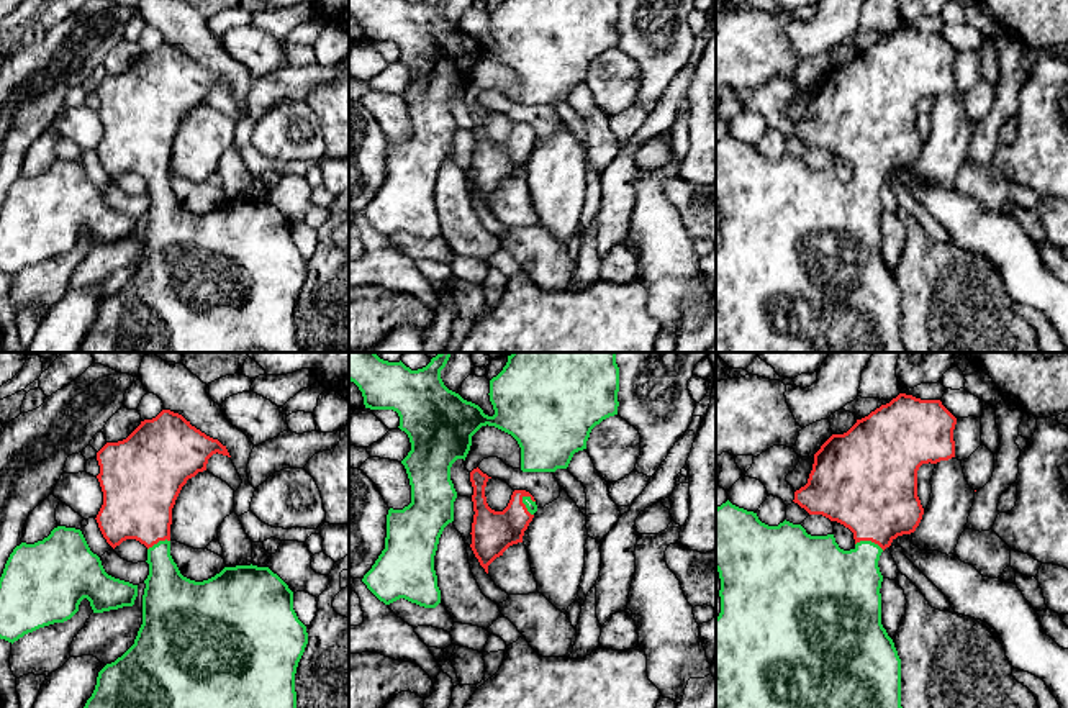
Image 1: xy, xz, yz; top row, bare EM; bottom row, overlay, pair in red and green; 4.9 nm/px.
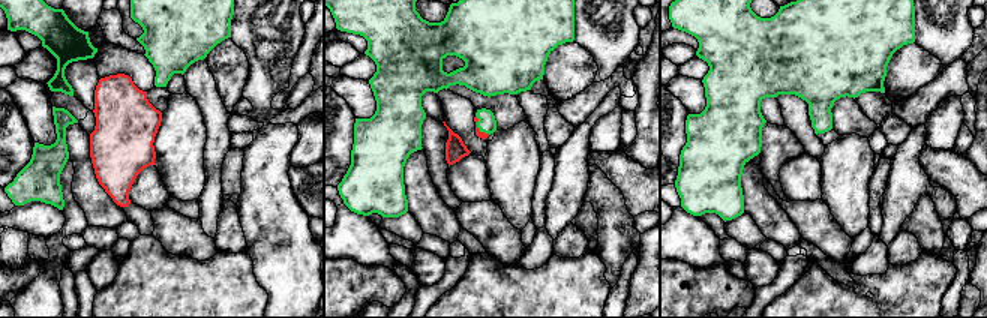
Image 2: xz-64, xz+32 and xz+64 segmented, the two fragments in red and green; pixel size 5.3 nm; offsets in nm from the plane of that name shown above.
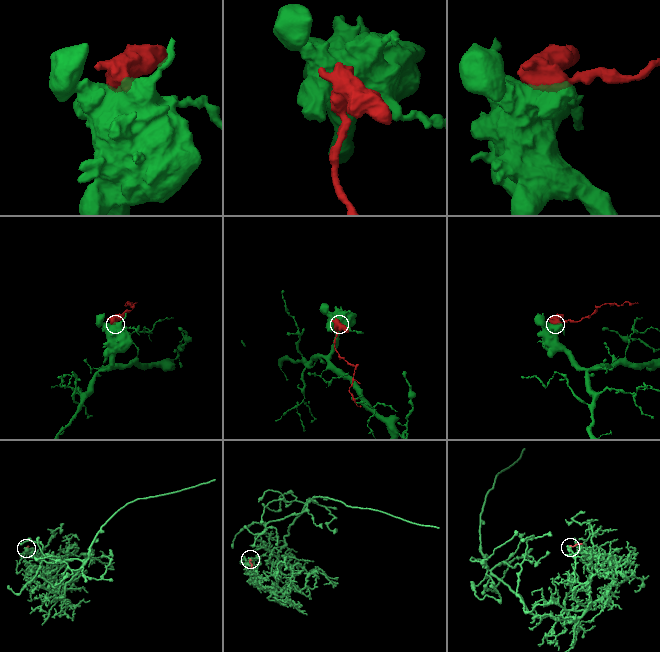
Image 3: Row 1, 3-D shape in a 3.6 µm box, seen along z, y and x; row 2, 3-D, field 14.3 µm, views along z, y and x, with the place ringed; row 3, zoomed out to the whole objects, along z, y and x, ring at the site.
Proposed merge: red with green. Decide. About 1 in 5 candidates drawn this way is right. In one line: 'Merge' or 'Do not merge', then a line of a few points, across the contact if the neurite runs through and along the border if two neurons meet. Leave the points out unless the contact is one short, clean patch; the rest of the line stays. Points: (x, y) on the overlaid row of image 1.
Merge. Line: xz (493, 531), (500, 530), (524, 505), (531, 505)

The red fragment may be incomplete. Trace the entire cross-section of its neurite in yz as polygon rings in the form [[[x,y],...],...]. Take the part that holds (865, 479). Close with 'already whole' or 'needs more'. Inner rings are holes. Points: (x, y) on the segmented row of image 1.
[[[899,393],[889,403],[881,405],[844,434],[832,434],[814,454],[808,483],[794,492],[794,503],[809,515],[822,515],[853,533],[855,547],[844,551],[834,534],[811,536],[801,524],[783,521],[778,526],[762,523],[753,511],[732,505],[729,500],[716,508],[716,570],[721,579],[721,613],[716,618],[716,708],[903,708],[901,706],[901,659],[893,639],[881,624],[881,582],[878,567],[881,552],[903,534],[911,534],[919,526],[924,508],[917,497],[917,470],[922,464],[937,464],[955,457],[953,429],[957,418],[940,400],[921,400]]]; needs more

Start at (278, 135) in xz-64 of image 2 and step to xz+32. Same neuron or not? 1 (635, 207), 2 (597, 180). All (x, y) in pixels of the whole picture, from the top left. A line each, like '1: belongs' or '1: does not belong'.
1: does not belong
2: belongs

